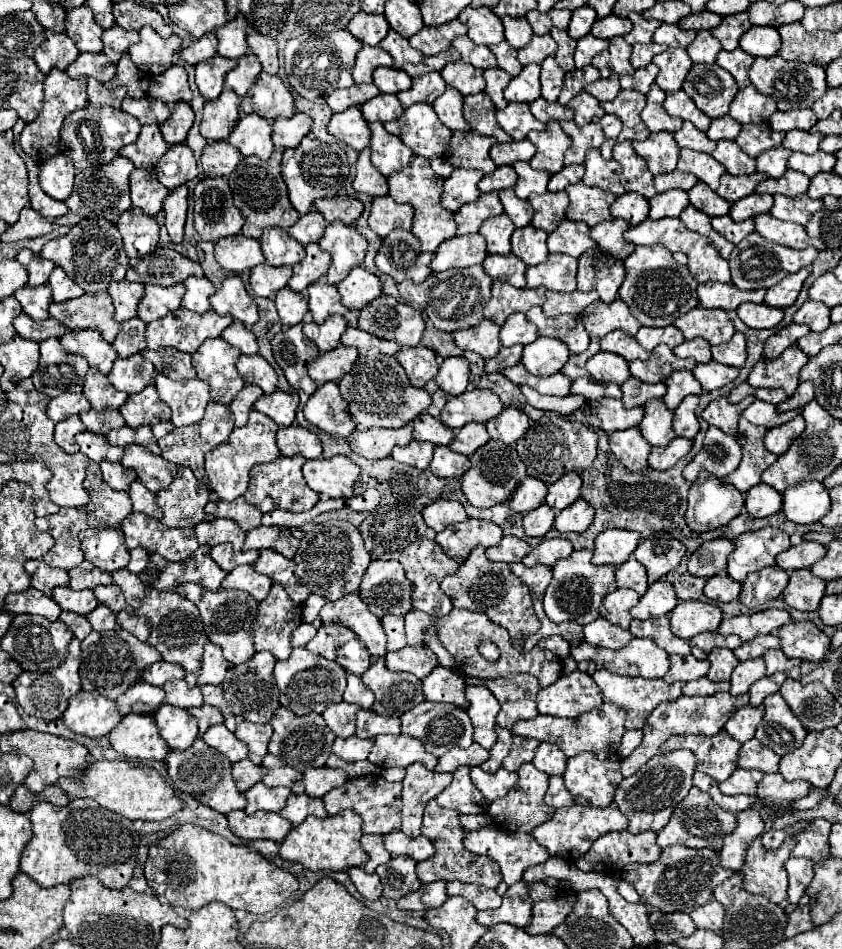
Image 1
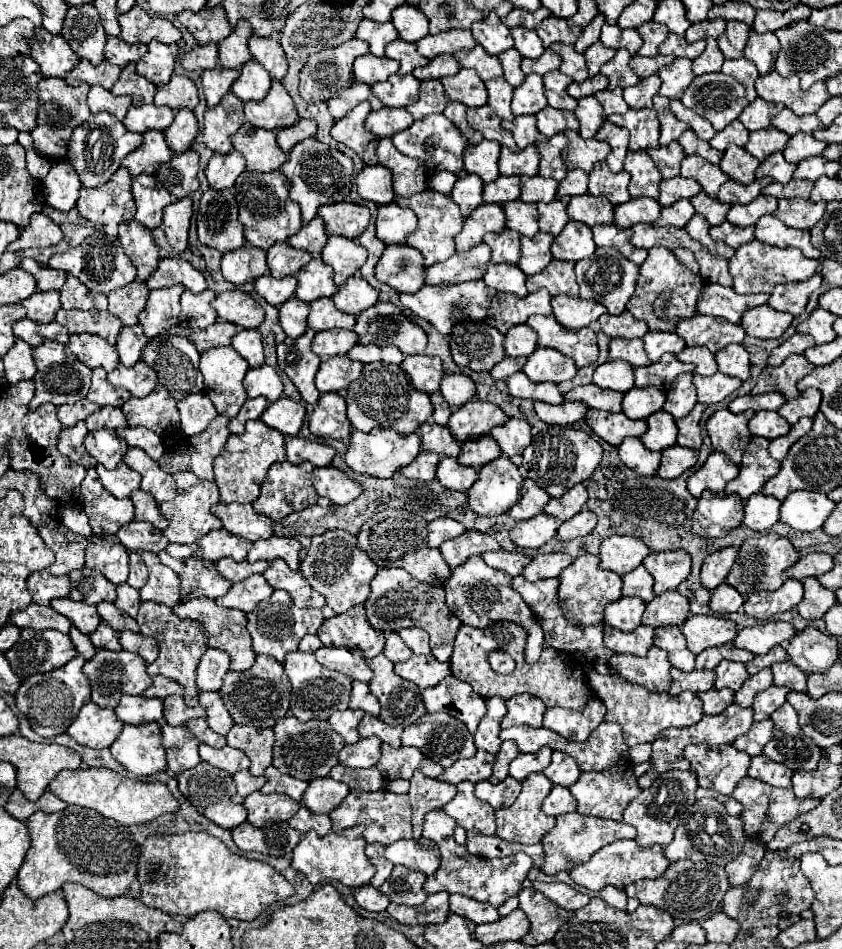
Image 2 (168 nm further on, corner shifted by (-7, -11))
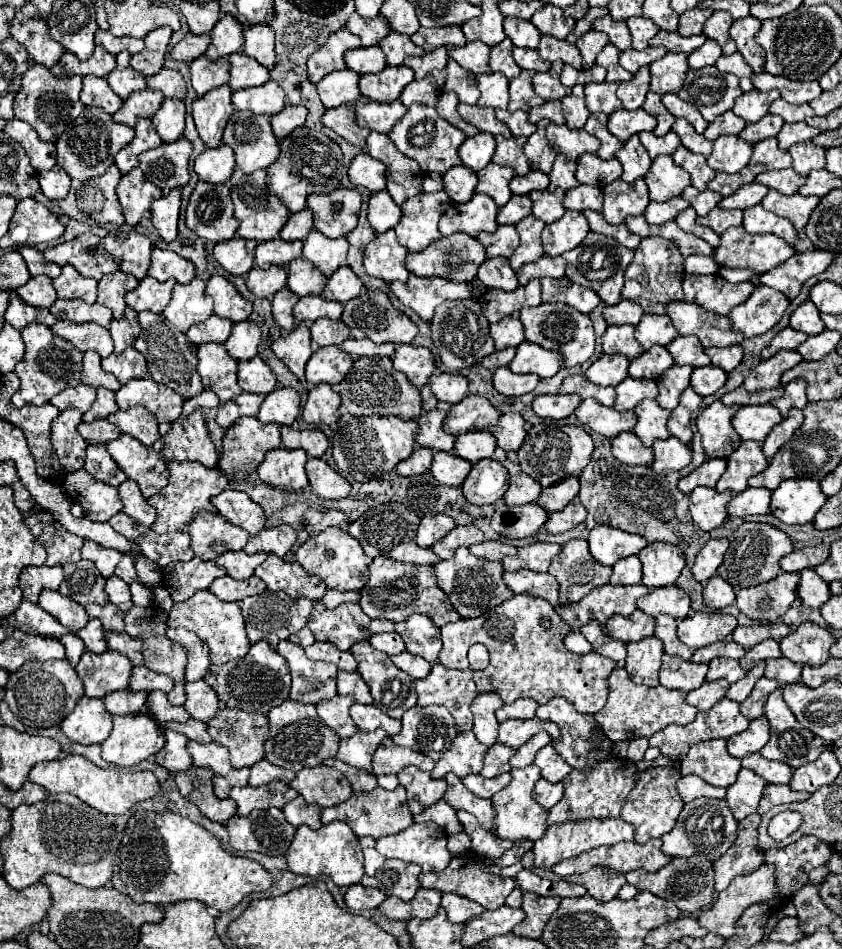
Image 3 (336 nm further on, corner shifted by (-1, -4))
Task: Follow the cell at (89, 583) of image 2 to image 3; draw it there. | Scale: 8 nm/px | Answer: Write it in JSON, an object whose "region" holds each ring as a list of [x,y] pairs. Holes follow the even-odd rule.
{"region":[[[80,560],[76,564],[64,564],[64,580],[58,592],[82,606],[86,604],[104,606],[108,600],[104,584],[106,580],[96,570],[96,566],[88,560]]]}

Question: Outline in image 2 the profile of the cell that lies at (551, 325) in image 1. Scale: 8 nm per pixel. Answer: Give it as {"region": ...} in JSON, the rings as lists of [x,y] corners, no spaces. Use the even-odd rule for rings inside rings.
{"region":[[[534,315],[526,321],[538,335],[538,347],[550,347],[568,355],[578,367],[586,367],[598,359],[596,333],[590,327],[576,331],[562,329],[554,315]]]}

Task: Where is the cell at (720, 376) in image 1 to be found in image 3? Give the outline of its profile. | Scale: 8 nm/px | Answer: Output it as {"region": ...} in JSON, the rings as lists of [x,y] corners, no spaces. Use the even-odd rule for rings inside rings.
{"region":[[[704,366],[704,368],[694,368],[690,386],[696,394],[700,396],[710,396],[718,392],[726,382],[726,372],[720,370],[718,366]]]}

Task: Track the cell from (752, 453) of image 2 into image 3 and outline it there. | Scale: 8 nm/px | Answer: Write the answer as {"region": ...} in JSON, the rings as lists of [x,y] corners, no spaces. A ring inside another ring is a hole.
{"region":[[[742,442],[728,458],[726,458],[728,466],[726,472],[722,474],[722,478],[716,484],[716,490],[724,492],[742,492],[748,488],[748,478],[754,474],[760,474],[766,466],[768,460],[760,448],[760,444],[756,442]]]}

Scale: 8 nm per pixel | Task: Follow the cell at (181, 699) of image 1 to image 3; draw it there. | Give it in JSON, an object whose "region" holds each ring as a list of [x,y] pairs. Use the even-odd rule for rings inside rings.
{"region":[[[156,690],[156,692],[150,692],[148,694],[148,710],[150,714],[156,718],[158,724],[164,724],[168,720],[174,720],[174,722],[186,722],[190,716],[188,712],[182,708],[182,706],[172,706],[166,698],[164,692]]]}

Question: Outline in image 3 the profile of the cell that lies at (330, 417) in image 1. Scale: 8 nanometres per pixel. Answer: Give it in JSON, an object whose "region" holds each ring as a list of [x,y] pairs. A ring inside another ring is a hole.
{"region":[[[318,384],[308,392],[308,400],[302,410],[302,418],[310,424],[334,424],[340,418],[340,396],[328,386]]]}

